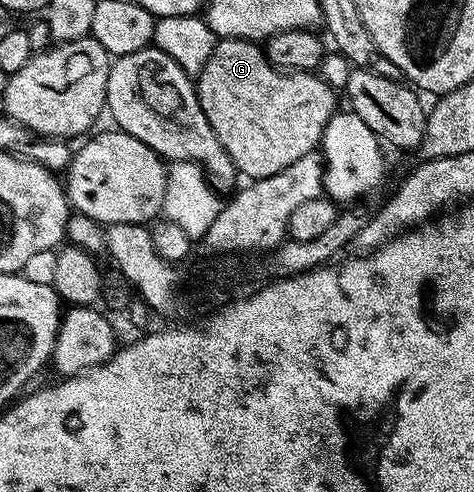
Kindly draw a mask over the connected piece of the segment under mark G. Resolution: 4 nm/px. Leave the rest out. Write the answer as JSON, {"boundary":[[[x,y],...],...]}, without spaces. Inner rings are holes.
{"boundary":[[[241,37],[217,40],[195,87],[202,111],[206,119],[210,119],[210,127],[214,127],[214,135],[218,135],[218,143],[226,147],[226,155],[230,155],[237,174],[244,176],[245,173],[245,178],[248,179],[273,177],[278,175],[278,171],[290,167],[290,163],[302,159],[302,155],[317,152],[324,140],[326,123],[330,123],[330,119],[338,111],[337,90],[329,87],[319,72],[293,73],[278,69],[269,63],[263,48],[257,42]]]}

